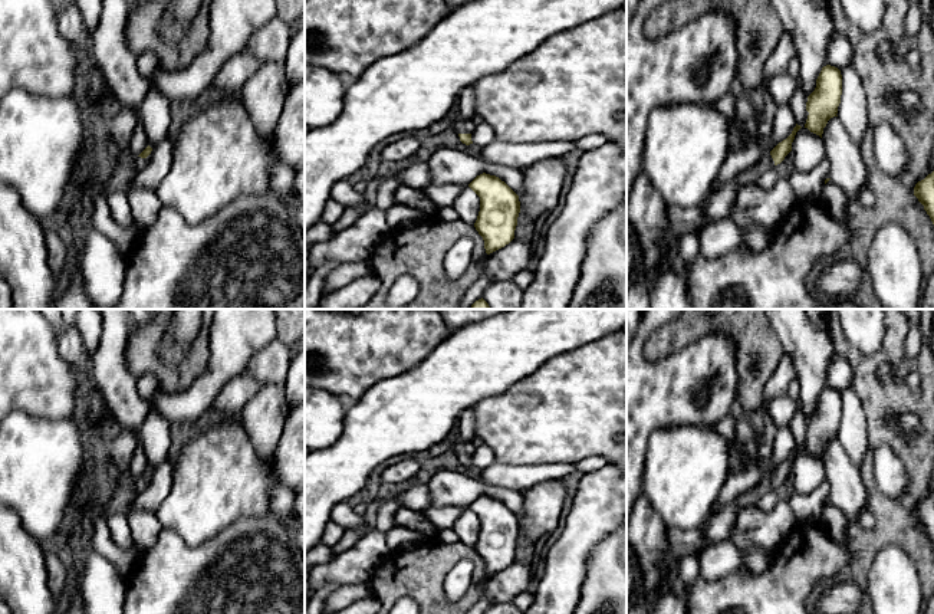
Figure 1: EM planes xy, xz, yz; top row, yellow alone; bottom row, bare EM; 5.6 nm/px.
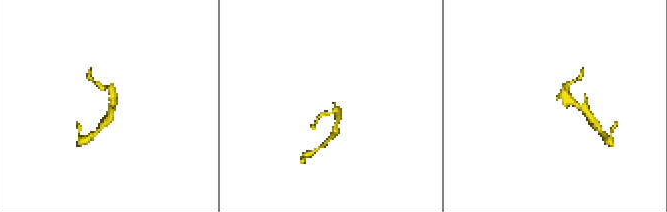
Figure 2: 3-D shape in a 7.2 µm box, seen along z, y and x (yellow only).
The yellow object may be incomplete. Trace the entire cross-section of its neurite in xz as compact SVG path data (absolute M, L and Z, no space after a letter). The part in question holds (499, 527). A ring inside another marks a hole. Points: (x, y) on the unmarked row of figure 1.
M477 498L468 509L480 519L480 533L474 545L490 577L514 561L520 535L519 518L499 499Z

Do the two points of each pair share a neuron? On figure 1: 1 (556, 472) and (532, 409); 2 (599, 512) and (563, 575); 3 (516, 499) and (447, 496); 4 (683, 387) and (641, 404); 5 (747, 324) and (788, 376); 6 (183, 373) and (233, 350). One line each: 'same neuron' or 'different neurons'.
1: different neurons
2: same neuron
3: same neuron
4: same neuron
5: different neurons
6: different neurons

